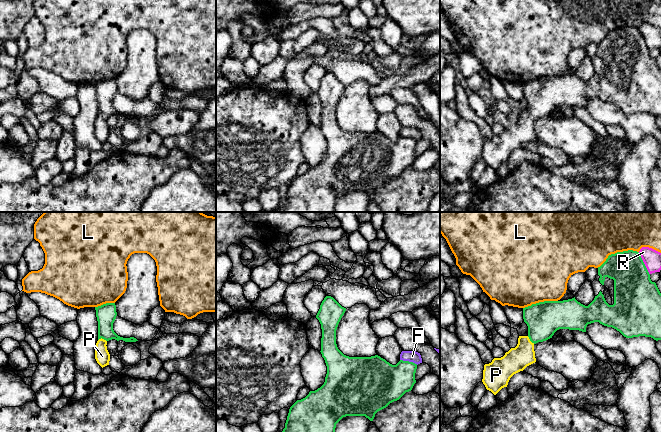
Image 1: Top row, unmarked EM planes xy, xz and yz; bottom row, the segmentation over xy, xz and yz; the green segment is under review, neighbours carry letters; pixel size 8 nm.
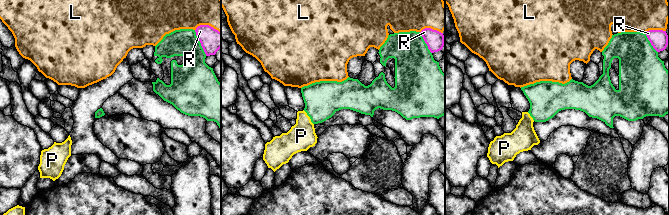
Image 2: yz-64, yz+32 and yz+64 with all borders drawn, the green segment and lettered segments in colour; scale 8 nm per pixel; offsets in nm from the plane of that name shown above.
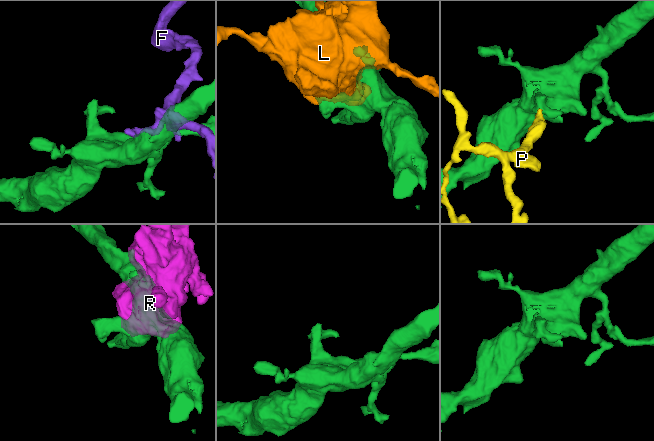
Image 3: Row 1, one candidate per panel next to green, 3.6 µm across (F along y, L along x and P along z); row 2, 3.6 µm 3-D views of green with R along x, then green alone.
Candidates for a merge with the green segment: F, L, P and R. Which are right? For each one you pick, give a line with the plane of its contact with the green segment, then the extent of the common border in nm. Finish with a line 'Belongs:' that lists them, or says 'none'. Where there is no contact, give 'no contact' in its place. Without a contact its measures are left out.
P: contact in xy; length 70 nm
Belongs: P

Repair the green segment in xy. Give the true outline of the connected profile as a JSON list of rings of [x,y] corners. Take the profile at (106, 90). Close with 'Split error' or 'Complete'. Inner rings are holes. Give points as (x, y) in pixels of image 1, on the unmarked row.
[[[115,79],[103,80],[95,83],[95,86],[98,97],[98,117],[95,122],[95,135],[103,144],[109,141],[110,137],[110,130],[106,122],[109,116],[115,115],[117,117],[123,116],[125,118],[136,118],[138,116],[134,113],[123,114],[114,108],[113,99],[117,92]]]. Split error

